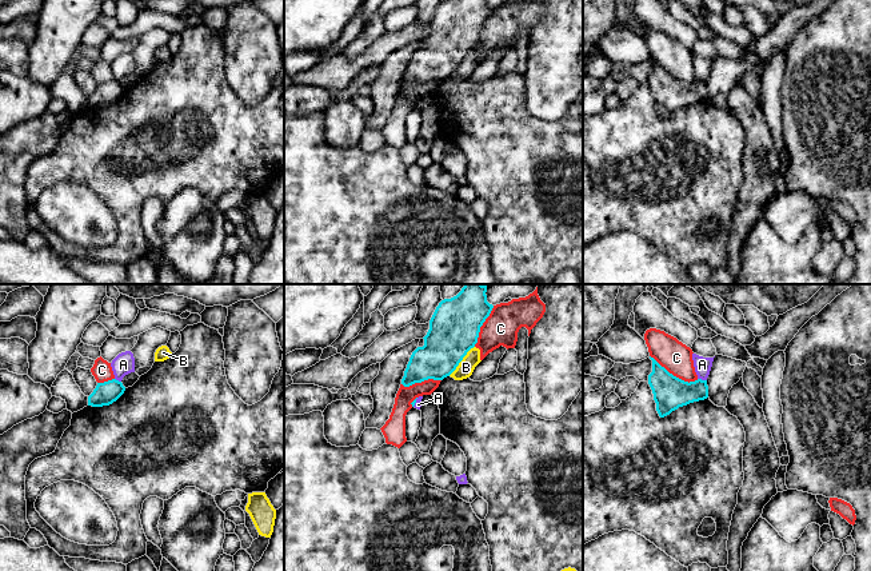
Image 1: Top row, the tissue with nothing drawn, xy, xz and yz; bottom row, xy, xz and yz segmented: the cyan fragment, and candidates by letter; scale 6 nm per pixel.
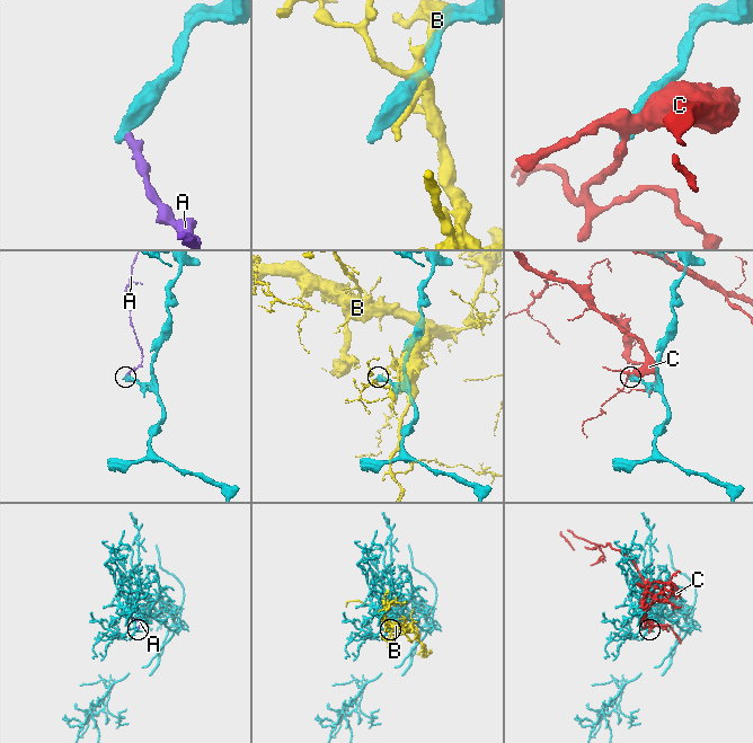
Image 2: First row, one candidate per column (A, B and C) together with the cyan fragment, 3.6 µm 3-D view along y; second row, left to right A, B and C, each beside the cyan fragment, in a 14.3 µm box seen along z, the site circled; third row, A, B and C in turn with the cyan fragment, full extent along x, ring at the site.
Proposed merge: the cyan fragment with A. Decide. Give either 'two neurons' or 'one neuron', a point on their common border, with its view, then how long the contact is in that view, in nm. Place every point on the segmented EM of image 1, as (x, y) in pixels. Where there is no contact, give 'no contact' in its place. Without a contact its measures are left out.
two neurons | yz (700, 379) | 60 nm

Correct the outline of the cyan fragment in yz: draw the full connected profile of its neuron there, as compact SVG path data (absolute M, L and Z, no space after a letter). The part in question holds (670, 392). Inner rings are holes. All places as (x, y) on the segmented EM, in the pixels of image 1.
M650 356L650 359L652 360L652 372L648 375L648 384L660 418L679 407L708 398L707 380L684 382L670 374L654 358Z

